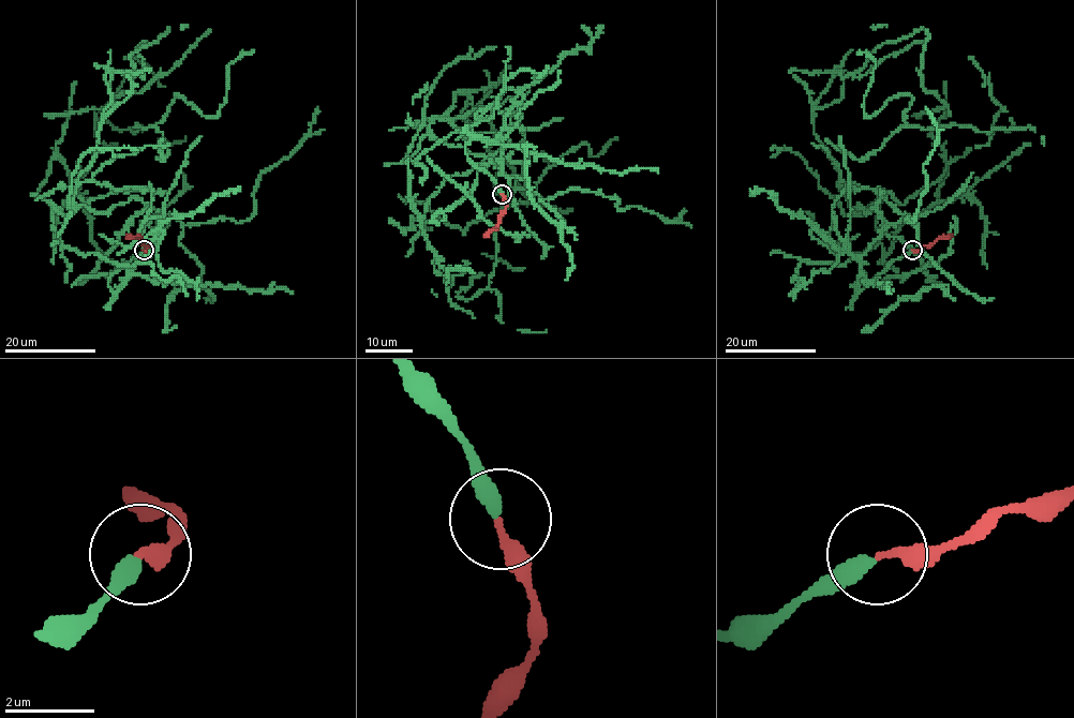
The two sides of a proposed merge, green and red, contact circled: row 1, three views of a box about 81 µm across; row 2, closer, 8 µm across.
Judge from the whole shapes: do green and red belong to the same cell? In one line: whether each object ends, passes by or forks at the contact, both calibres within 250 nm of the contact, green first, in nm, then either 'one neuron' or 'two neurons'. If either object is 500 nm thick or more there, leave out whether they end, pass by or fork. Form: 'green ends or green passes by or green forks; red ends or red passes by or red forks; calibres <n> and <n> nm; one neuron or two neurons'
green ends; red ends; calibres 400 and 260 nm; one neuron

